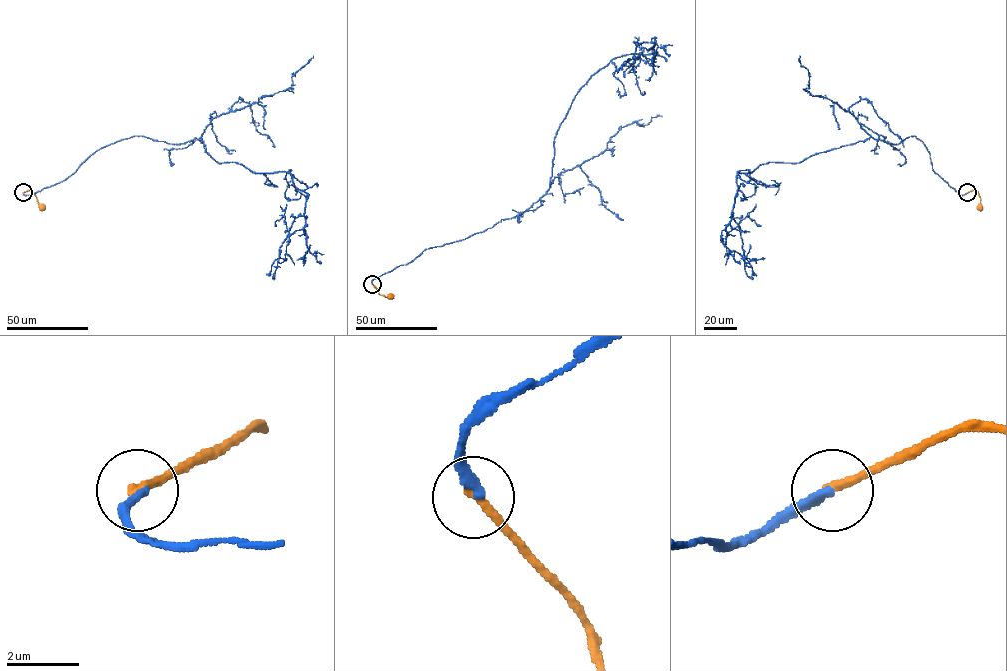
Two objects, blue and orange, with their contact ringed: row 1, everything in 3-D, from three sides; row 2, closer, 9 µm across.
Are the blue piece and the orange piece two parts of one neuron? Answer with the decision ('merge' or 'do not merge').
do not merge

